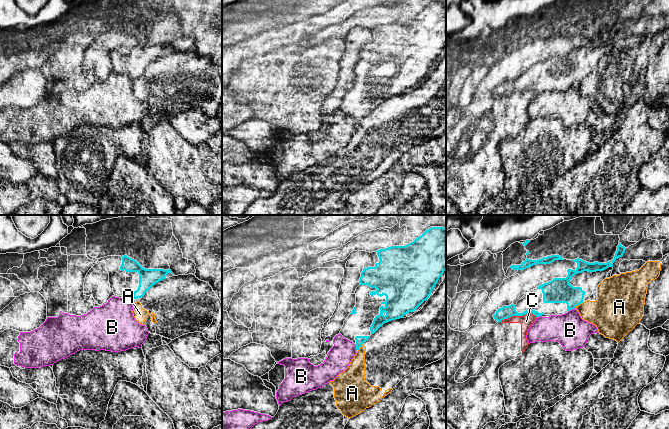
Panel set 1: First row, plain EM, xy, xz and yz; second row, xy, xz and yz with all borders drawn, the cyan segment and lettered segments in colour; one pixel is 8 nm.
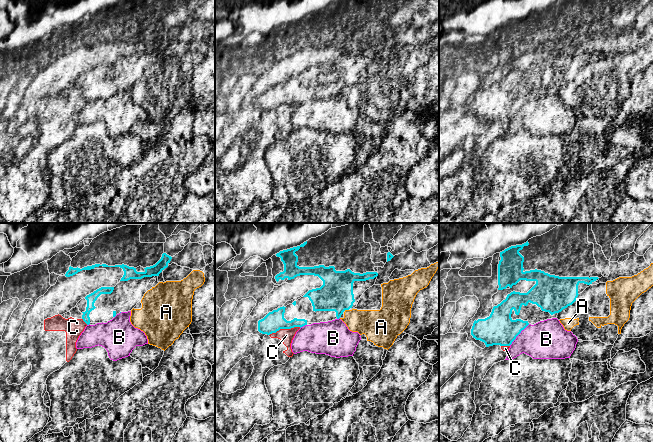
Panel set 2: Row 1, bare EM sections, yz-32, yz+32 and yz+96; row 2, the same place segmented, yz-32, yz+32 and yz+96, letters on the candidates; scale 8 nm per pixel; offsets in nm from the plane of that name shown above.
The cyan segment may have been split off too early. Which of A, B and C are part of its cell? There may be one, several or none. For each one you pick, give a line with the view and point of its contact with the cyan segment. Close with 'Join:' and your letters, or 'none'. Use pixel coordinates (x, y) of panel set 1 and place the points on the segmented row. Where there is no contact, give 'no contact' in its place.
Join: none

